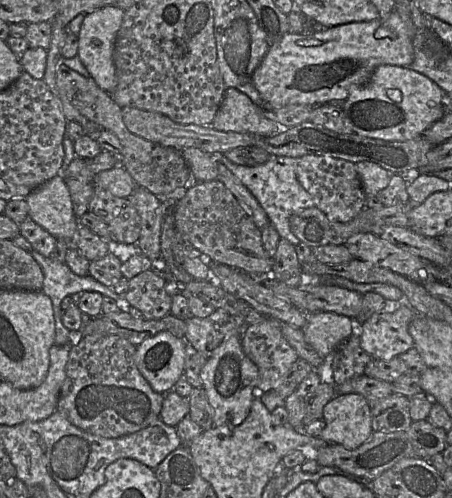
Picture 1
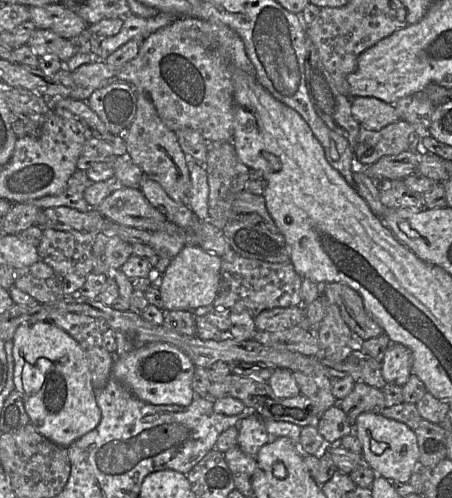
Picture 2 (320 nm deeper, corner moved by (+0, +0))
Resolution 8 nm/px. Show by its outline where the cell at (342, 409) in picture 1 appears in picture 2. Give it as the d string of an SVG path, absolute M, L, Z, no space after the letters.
M380 412L361 413L355 420L354 433L362 445L361 455L378 477L390 481L408 482L419 467L419 448L414 430L406 424L389 419Z

